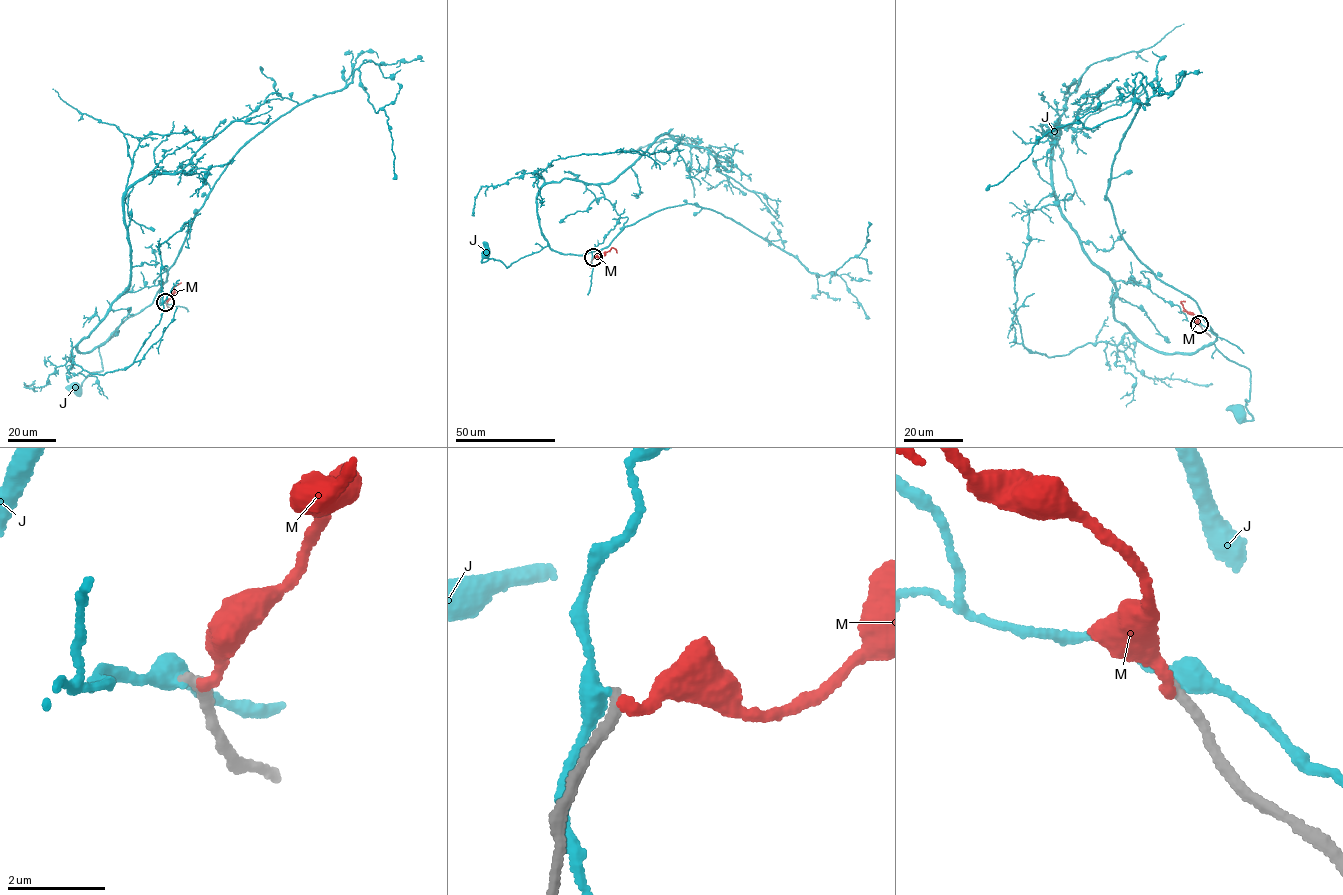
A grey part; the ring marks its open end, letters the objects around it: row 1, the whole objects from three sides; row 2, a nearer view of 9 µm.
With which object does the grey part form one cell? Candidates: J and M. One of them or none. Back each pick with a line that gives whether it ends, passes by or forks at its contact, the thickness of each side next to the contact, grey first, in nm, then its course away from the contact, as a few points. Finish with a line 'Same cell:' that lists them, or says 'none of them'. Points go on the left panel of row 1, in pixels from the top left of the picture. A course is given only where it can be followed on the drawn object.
Same cell: none of them

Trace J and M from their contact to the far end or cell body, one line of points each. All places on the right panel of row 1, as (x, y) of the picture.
J: (1199, 324), (1115, 281), (1114, 317), (1149, 347), (1213, 344), (1251, 372), (1252, 419), (1240, 414)
M: (1199, 325), (1198, 317), (1183, 307), (1181, 301), (1185, 301)

